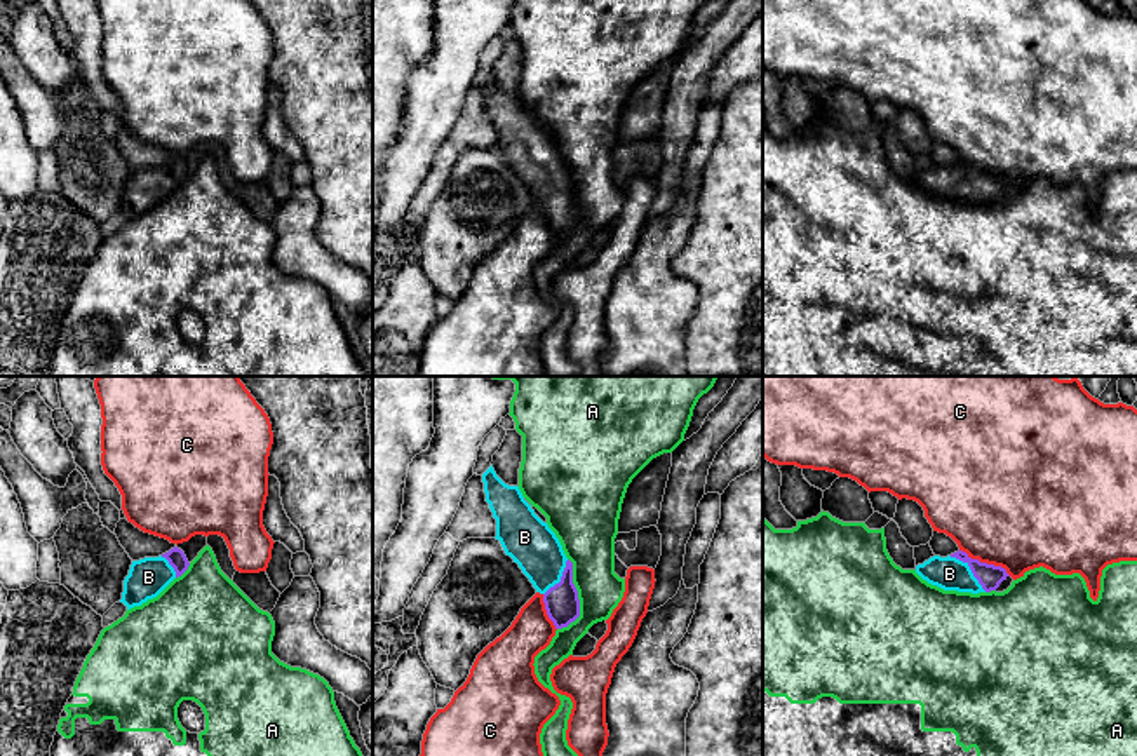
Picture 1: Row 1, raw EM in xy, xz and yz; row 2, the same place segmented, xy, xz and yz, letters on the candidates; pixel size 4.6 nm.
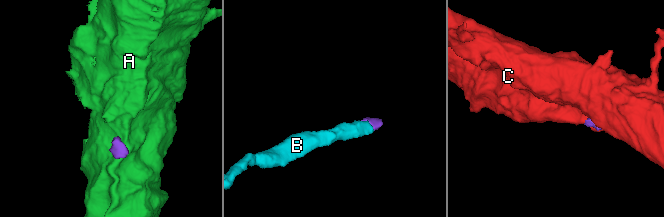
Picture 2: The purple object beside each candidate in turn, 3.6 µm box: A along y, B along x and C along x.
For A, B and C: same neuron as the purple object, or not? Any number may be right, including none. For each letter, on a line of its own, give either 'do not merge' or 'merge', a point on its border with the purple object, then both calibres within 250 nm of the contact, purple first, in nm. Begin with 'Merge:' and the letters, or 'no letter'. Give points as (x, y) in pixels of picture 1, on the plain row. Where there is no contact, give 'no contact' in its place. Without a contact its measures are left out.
Merge: B
A: do not merge; meets purple in xz at (577, 208); 160 nm thick on the purple side, 220 nm on the other
B: merge; meets purple in yz at (970, 178); 110 nm thick on the purple side, 160 nm on the other
C: do not merge; meets purple in yz at (986, 173); 110 nm thick on the purple side, 500 nm on the other

